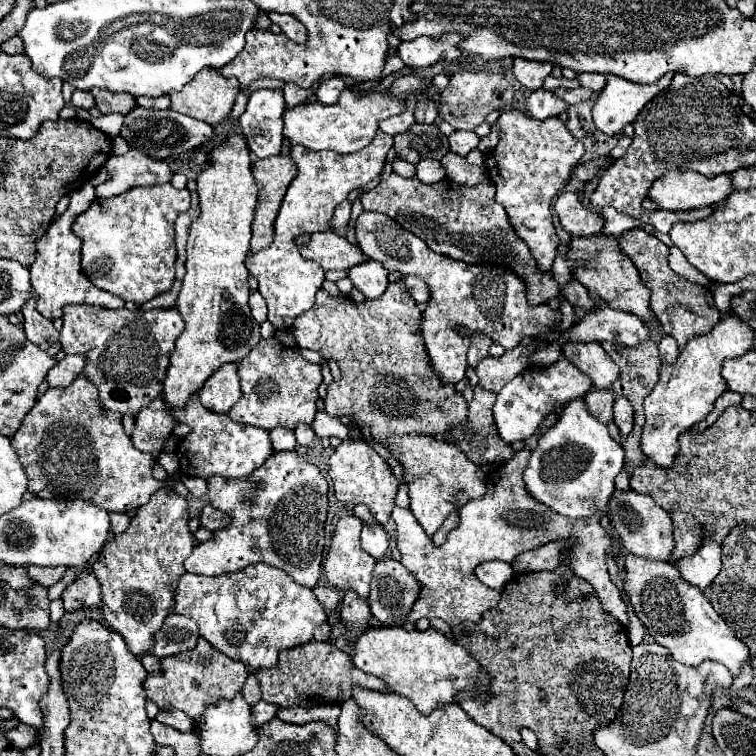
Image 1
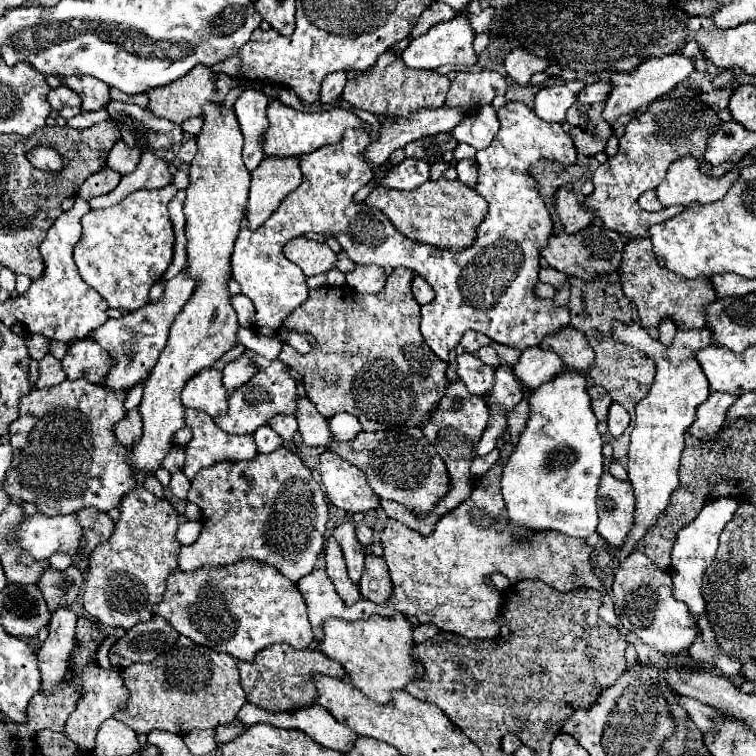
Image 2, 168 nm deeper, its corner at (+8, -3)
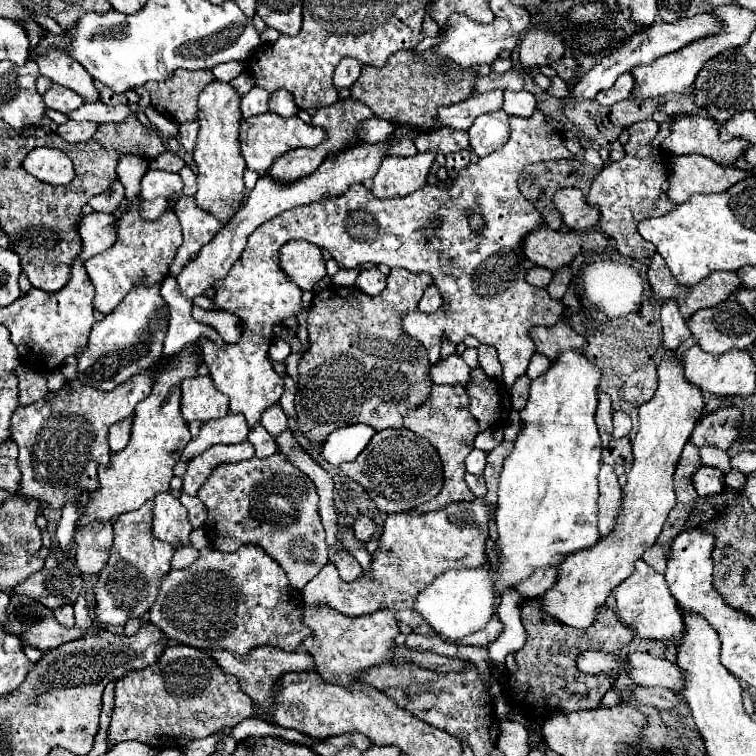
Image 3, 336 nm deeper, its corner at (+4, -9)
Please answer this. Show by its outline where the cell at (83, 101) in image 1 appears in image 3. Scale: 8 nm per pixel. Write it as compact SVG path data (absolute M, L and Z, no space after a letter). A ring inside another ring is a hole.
M52 84L44 94L42 100L48 108L58 110L58 112L72 112L84 104L84 98L68 88L62 88L58 84Z

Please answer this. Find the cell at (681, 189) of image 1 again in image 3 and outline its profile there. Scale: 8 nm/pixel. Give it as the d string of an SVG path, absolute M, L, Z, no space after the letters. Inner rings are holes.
M686 154L672 158L668 166L668 196L672 202L682 204L692 194L718 194L748 176L746 170L720 166L700 154Z

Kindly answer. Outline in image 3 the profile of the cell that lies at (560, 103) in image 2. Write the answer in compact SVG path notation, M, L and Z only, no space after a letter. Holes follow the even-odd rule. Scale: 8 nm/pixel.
M696 14L692 18L684 18L678 20L676 24L664 24L664 22L654 22L652 26L646 26L642 32L632 34L630 40L626 40L626 44L620 44L614 48L614 52L610 56L604 56L588 74L582 76L582 80L574 86L574 98L594 98L598 92L608 90L616 78L628 70L632 70L636 64L648 64L664 54L676 52L680 48L684 48L686 44L698 40L700 36L712 36L714 32L720 30L720 22L710 14Z

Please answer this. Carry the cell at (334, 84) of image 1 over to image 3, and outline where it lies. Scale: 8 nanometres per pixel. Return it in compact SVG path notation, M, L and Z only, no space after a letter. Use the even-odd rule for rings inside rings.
M350 56L348 58L342 58L340 64L336 66L336 72L334 72L334 86L338 90L350 88L358 80L360 70L362 70L362 64L358 60L354 60Z

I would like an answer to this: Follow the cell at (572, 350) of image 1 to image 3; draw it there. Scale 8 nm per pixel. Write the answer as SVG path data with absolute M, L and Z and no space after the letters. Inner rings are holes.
M558 322L554 326L534 326L530 328L530 338L536 346L536 352L544 354L550 360L558 358L558 354L566 348L586 348L586 340L578 332L574 332L566 322Z

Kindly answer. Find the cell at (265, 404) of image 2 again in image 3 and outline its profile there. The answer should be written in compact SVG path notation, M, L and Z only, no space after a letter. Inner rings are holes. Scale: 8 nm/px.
M228 414L218 420L210 420L200 428L198 438L190 440L184 448L180 460L188 462L196 456L200 456L204 450L208 450L214 444L238 444L248 438L248 424L246 418L240 414Z

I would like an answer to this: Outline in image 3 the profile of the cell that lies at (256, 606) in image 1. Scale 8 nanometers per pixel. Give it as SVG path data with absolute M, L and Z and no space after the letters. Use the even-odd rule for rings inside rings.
M244 544L234 554L224 554L212 546L200 550L196 562L186 570L170 570L160 584L156 602L150 606L148 620L158 626L170 640L178 644L202 648L202 650L230 650L236 654L248 654L252 648L268 644L280 650L296 650L302 638L312 632L302 624L304 600L298 590L294 590L278 566L260 546Z

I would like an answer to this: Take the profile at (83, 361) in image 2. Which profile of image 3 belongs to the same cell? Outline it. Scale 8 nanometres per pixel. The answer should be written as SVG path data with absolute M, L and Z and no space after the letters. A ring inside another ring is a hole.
M160 282L154 286L134 284L134 292L128 292L126 300L122 300L122 304L118 304L118 308L112 314L104 316L102 322L96 322L92 326L88 346L78 356L78 380L96 390L106 390L106 392L114 390L122 382L150 368L162 356L162 344L164 344L166 330L168 330L168 304L160 296Z

